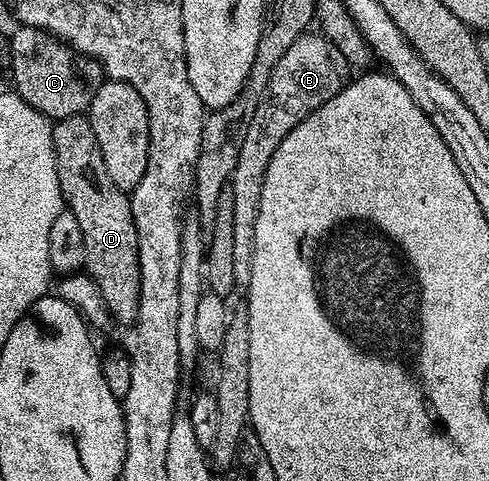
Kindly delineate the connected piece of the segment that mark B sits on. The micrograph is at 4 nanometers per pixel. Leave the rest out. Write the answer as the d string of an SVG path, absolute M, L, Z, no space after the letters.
M307 33L297 39L284 57L280 57L280 62L272 69L272 81L270 89L266 92L266 98L256 109L256 117L252 117L252 125L248 125L248 133L244 137L244 145L240 145L240 157L236 157L236 169L230 174L228 180L228 189L232 192L233 201L233 219L232 219L232 253L235 257L236 284L239 288L249 288L250 278L252 277L252 253L254 252L254 242L256 241L256 217L260 213L260 193L264 190L264 175L268 173L268 161L272 153L296 129L296 125L303 123L311 113L320 109L340 89L344 89L348 80L351 78L352 68L346 62L344 53L336 49L332 40L326 38L321 33Z

